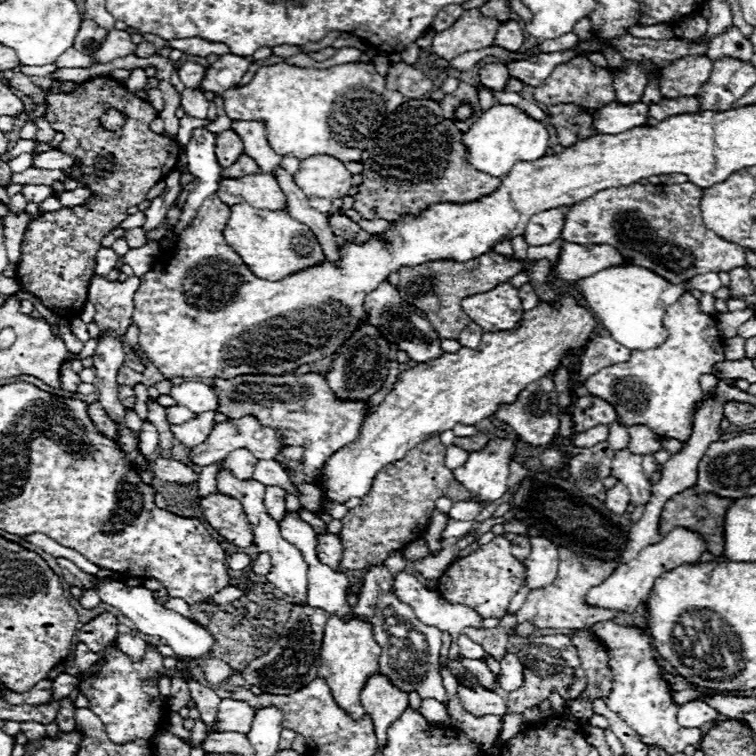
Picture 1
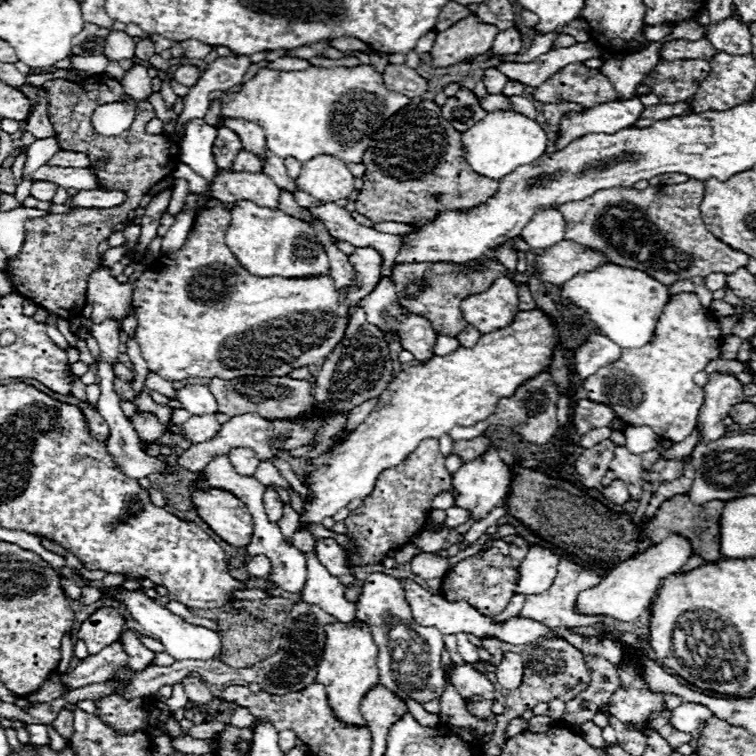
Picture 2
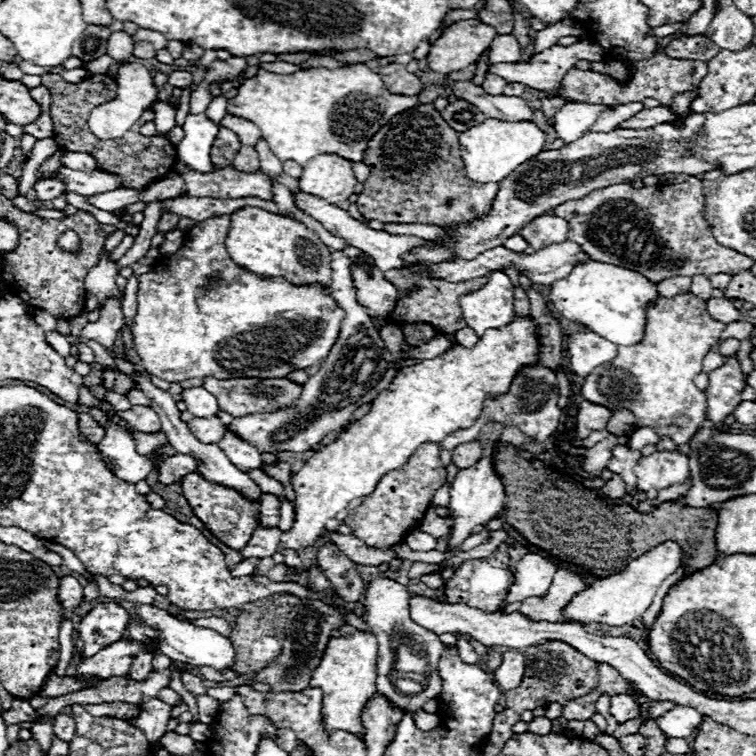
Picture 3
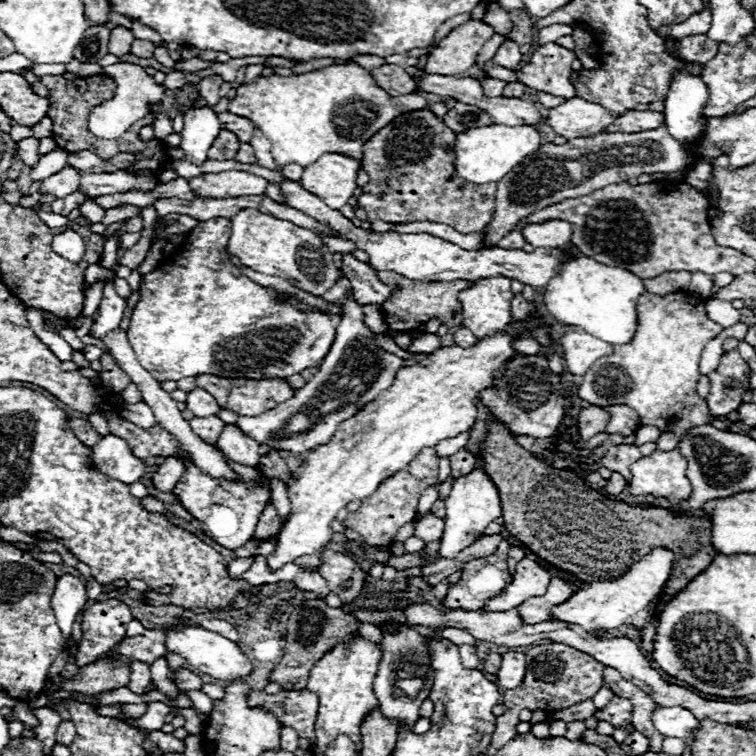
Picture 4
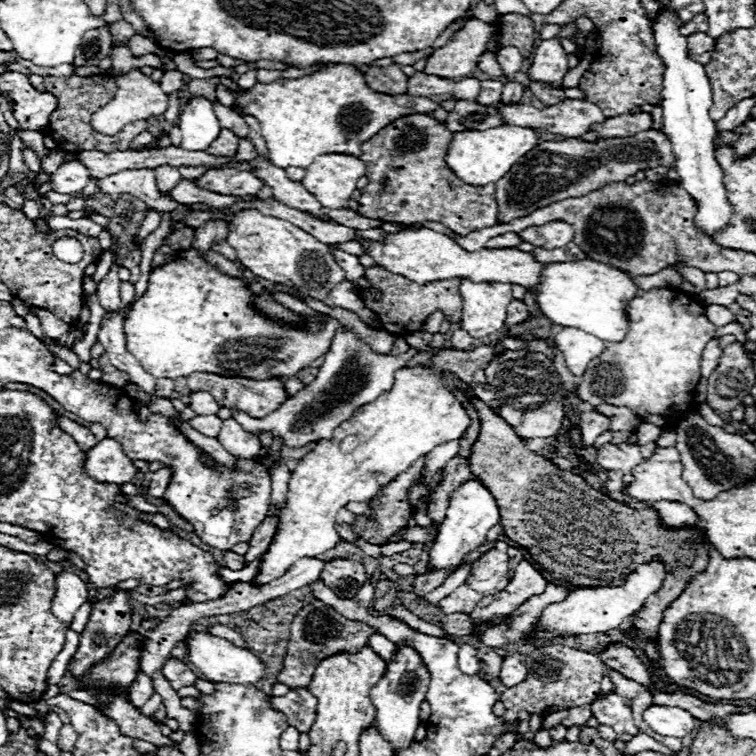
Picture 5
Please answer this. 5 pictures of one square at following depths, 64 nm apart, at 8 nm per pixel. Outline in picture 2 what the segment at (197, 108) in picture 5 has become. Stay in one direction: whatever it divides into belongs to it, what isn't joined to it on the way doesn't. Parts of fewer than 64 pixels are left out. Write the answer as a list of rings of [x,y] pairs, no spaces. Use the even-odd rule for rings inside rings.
[[[192,118],[186,122],[186,136],[180,146],[180,162],[188,164],[196,174],[212,180],[218,172],[214,164],[212,146],[216,140],[216,126],[206,124],[202,118]]]

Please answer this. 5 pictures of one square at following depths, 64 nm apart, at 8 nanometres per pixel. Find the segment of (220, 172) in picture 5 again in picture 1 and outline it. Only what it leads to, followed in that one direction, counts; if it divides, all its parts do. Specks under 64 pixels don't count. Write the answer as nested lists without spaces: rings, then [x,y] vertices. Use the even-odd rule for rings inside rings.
[[[246,174],[240,178],[222,178],[218,182],[218,198],[234,206],[238,202],[248,202],[262,210],[284,210],[286,196],[278,188],[272,174]]]

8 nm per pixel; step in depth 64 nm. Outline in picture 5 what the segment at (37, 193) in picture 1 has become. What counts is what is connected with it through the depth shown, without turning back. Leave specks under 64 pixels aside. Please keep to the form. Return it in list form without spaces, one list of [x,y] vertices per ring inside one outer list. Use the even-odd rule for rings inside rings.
[[[68,162],[62,164],[56,174],[52,176],[52,184],[54,184],[54,192],[60,194],[68,194],[68,192],[80,192],[84,190],[84,186],[90,182],[90,174],[88,168],[82,162]]]

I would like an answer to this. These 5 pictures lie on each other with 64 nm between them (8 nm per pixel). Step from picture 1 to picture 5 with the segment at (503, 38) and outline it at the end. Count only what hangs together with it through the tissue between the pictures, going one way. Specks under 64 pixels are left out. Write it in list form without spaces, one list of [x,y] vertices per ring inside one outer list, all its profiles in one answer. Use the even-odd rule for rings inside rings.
[[[514,46],[500,48],[500,50],[496,52],[496,58],[498,58],[498,64],[500,64],[500,68],[502,68],[502,72],[504,72],[506,78],[512,76],[512,74],[516,74],[516,72],[520,72],[522,62],[524,62],[522,54],[520,54],[518,48],[514,48]]]

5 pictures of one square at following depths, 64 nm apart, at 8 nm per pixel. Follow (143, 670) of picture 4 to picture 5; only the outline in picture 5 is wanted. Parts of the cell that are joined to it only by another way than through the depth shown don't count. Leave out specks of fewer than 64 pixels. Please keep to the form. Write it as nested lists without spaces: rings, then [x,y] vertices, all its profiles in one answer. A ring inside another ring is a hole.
[[[138,672],[134,684],[128,686],[128,694],[132,698],[132,704],[136,708],[142,708],[146,704],[146,700],[154,694],[154,688],[152,688],[152,680],[148,676],[144,676],[142,672]]]

